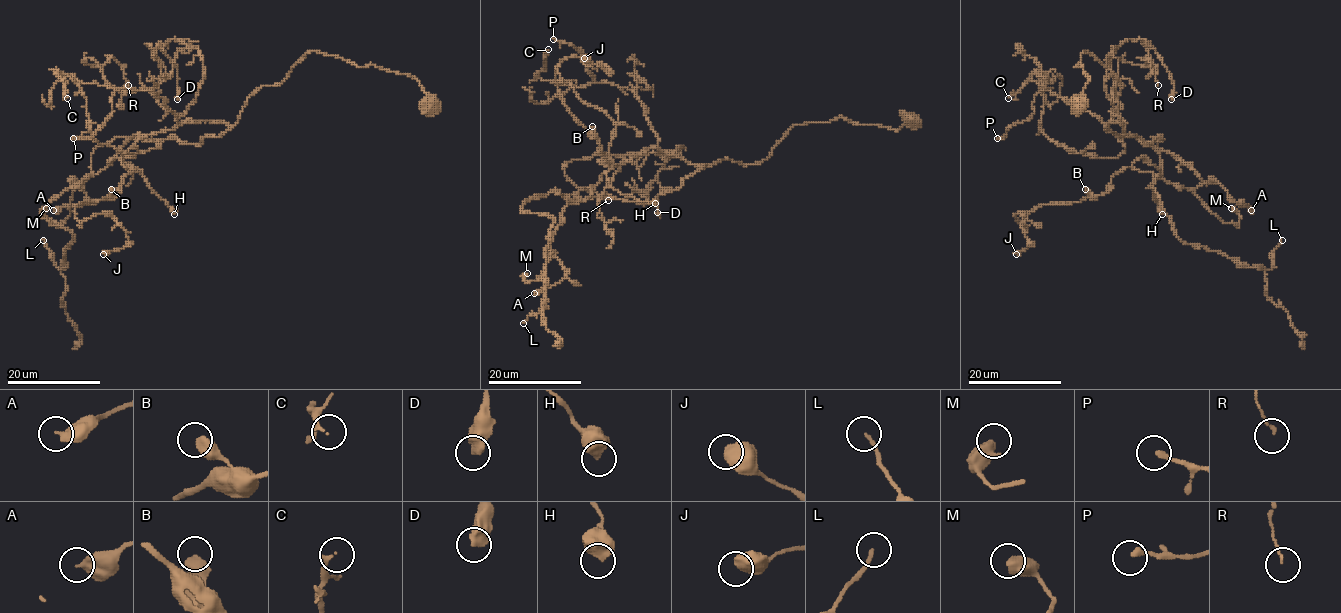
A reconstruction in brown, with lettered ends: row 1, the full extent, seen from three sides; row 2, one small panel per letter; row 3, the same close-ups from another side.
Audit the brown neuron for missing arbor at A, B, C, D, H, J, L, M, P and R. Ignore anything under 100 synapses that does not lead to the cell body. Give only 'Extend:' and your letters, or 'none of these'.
Extend: none of these

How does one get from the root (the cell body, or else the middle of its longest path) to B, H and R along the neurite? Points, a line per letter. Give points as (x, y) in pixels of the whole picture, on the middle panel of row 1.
B: (911, 119), (798, 124), (760, 164), (705, 165), (649, 203), (571, 203), (614, 165), (592, 126)
H: (911, 119), (798, 124), (760, 164), (705, 165), (649, 203), (571, 203), (602, 174), (655, 203)
R: (911, 119), (897, 130), (841, 117), (793, 125), (760, 164), (694, 166), (659, 151), (564, 167), (608, 200)

